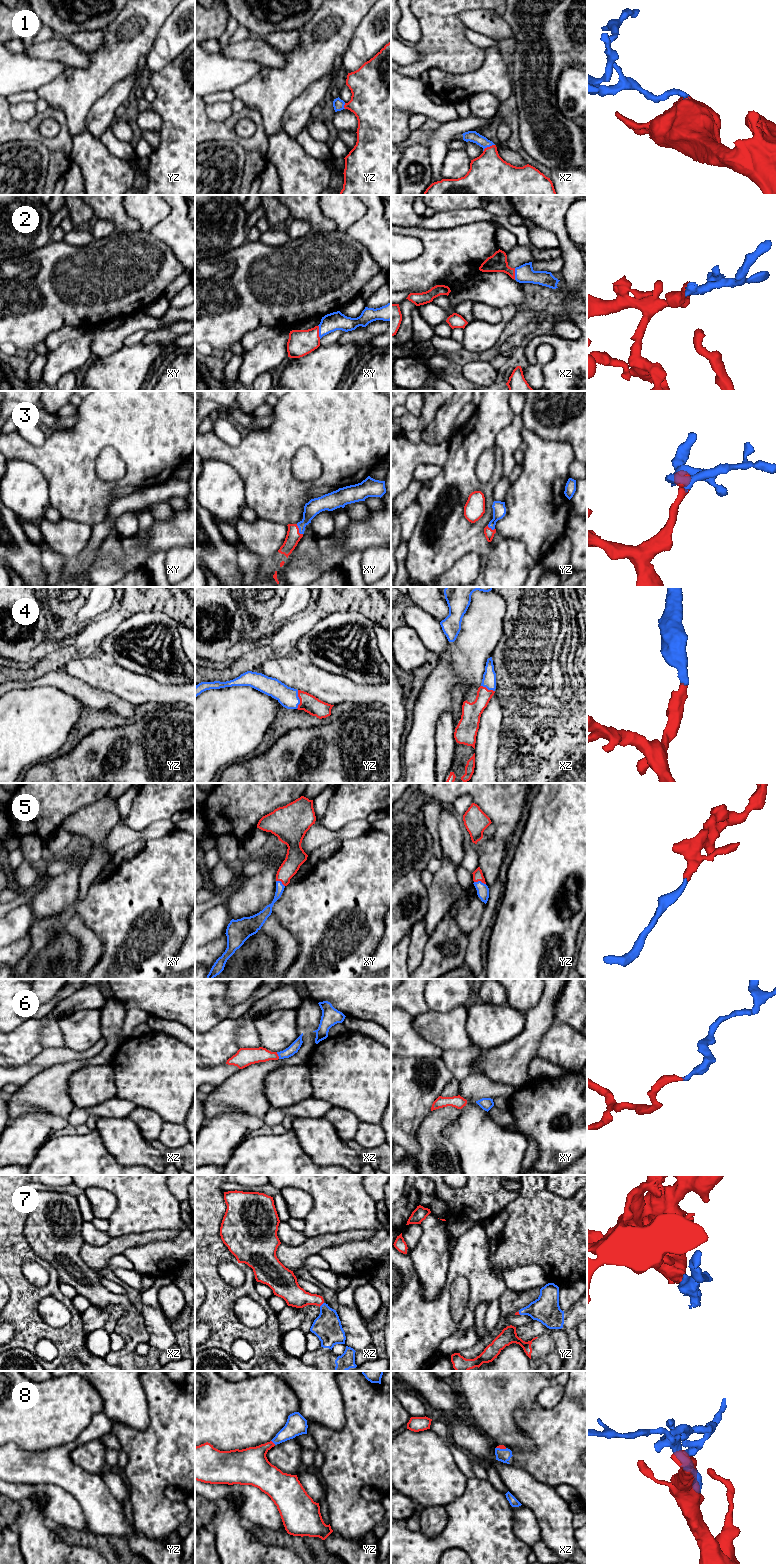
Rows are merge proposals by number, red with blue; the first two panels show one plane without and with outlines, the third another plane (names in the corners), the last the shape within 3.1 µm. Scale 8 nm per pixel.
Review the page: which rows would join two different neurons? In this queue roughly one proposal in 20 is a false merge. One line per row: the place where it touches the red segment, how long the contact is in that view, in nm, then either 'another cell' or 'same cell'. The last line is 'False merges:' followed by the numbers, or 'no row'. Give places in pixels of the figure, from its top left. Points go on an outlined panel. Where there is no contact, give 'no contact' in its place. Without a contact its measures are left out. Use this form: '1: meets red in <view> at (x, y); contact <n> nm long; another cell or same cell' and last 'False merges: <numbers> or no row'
1: meets red in xz at (488, 147); contact 110 nm long; same cell
2: meets red in xy at (318, 332); contact 110 nm long; same cell
3: meets red in xy at (298, 530); contact 100 nm long; same cell
4: meets red in yz at (299, 698); contact 150 nm long; same cell
5: meets red in yz at (480, 880); contact 100 nm long; same cell
6: meets red in xz at (277, 1055); contact 60 nm long; same cell
7: meets red in xz at (321, 1304); contact 50 nm long; same cell
8: meets red in yz at (272, 1442); contact 50 nm long; same cell
False merges: no row

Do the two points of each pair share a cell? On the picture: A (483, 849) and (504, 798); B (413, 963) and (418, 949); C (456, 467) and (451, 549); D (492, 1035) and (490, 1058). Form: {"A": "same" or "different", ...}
{"A": "same", "B": "same", "C": "same", "D": "different"}

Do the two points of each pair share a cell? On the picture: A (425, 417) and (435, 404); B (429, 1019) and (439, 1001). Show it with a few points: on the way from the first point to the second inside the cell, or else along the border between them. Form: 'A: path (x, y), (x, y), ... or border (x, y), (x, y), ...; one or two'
A: path (428, 414), (432, 407); one
B: border (456, 1006), (445, 1012), (430, 1010); two

